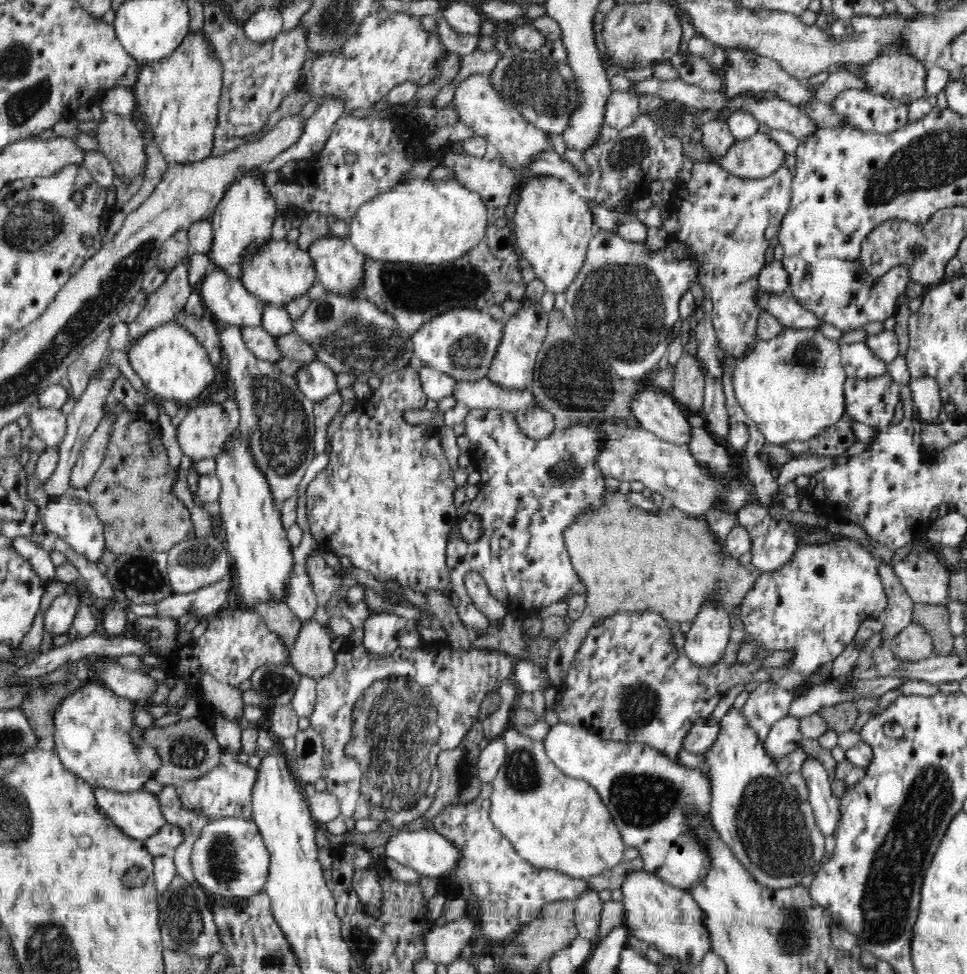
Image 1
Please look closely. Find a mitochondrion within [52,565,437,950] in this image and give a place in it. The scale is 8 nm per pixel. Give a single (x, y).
(223, 864)

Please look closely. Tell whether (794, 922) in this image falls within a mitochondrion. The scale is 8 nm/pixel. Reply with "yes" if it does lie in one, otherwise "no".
yes

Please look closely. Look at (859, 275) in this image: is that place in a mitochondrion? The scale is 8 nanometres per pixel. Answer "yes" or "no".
no

